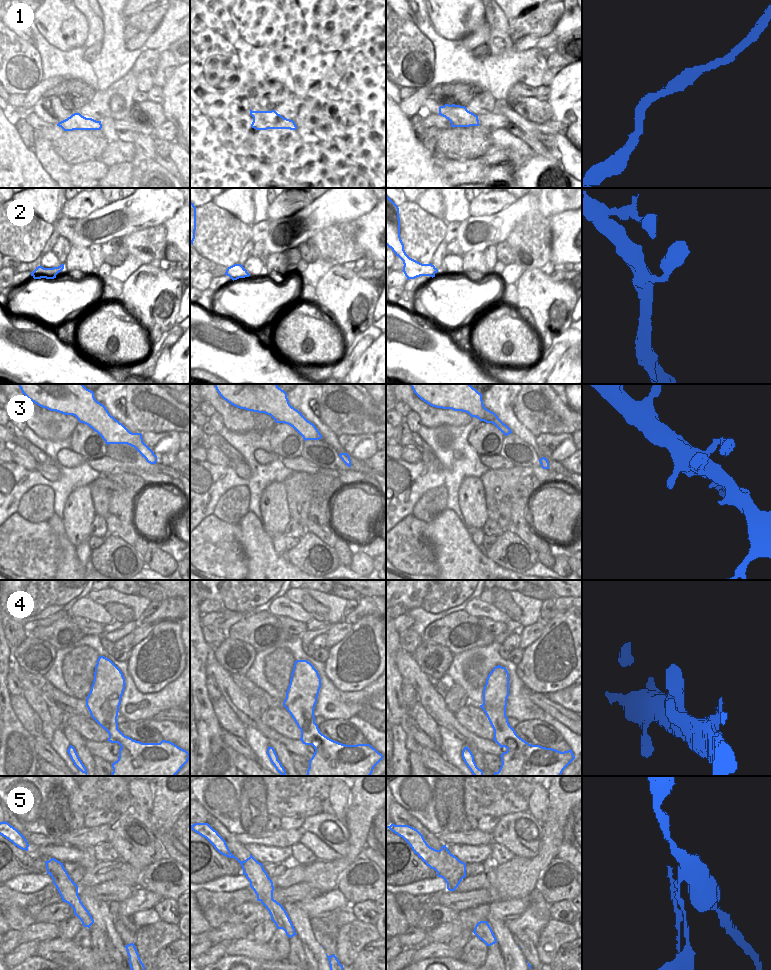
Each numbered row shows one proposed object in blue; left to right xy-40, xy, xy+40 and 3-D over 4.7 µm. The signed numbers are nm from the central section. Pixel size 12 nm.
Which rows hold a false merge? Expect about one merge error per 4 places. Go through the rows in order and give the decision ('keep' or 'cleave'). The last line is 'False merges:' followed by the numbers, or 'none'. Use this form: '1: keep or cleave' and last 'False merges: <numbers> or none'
1: keep
2: keep
3: keep
4: keep
5: cleave
False merges: 5

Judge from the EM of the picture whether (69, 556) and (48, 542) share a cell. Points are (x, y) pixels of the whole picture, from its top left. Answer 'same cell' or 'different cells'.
different cells

